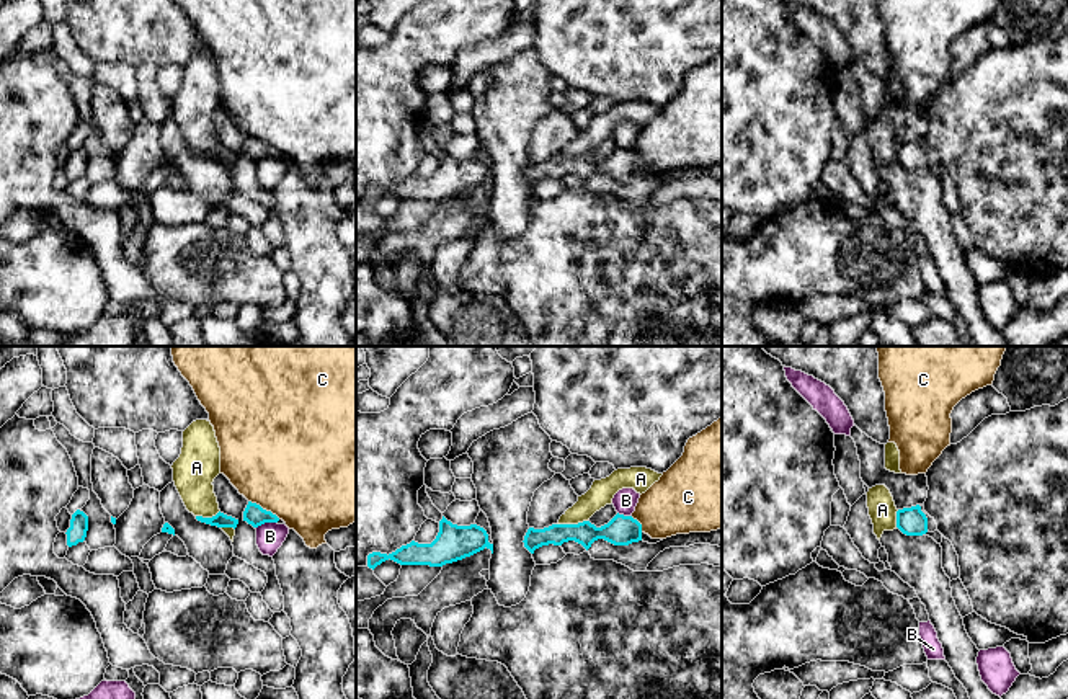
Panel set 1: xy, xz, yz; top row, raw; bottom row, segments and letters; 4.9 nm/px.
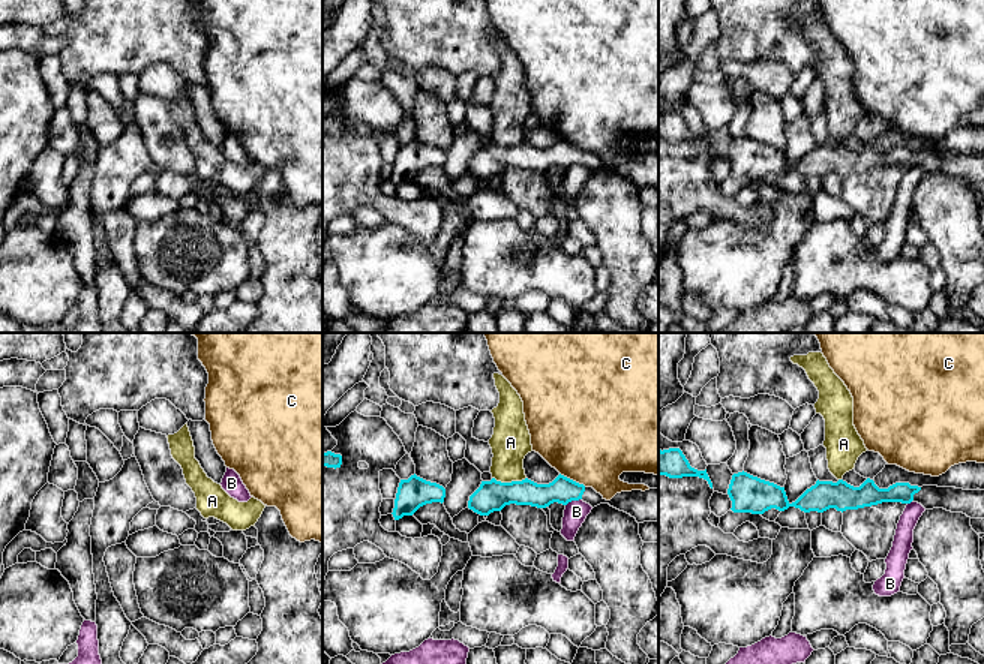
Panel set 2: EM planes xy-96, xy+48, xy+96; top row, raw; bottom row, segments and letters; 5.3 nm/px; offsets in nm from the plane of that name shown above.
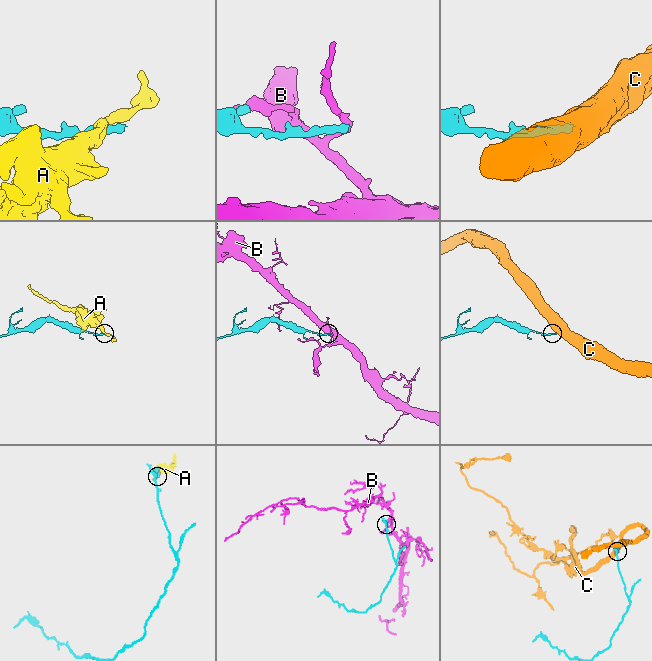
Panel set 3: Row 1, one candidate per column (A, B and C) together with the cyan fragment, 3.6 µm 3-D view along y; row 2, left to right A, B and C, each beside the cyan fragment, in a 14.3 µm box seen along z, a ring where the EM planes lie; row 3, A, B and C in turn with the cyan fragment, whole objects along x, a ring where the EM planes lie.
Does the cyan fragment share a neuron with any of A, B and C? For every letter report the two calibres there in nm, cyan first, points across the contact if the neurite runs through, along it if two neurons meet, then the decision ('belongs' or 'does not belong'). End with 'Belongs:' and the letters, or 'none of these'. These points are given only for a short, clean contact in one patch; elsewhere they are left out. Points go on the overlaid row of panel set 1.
A: 150 nm thick on the cyan side, 120 nm on the other; border along xz (587, 520), (557, 525); does not belong
B: 100 nm thick on the cyan side, 140 nm on the other; does not belong
C: 100 nm thick on the cyan side, 480 nm on the other; border along xy (249, 500), (280, 518); does not belong
Belongs: none of these

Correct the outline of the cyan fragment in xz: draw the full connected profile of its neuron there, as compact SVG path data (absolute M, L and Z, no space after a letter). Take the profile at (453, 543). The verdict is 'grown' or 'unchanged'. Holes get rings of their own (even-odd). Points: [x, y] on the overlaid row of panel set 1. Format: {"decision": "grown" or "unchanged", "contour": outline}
{"decision": "unchanged", "contour": "M443 516L439 532L431 544L412 541L389 555L372 552L367 555L367 567L374 570L389 559L400 565L443 567L470 557L485 547L493 554L493 544L488 542L488 534L483 528L477 524L457 526Z"}

